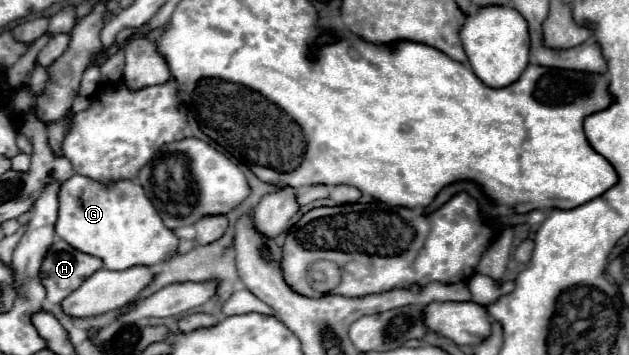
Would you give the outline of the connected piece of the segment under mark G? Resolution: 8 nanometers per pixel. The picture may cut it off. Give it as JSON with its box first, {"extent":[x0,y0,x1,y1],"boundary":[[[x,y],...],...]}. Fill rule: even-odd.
{"extent":[56,174,178,270],"boundary":[[[74,174],[60,186],[58,200],[56,234],[66,242],[94,240],[94,256],[102,258],[104,266],[110,270],[126,270],[138,264],[154,266],[178,248],[176,234],[162,224],[162,218],[142,192],[142,186],[134,180],[106,186]],[[98,240],[102,240],[102,244],[98,244]]]}

